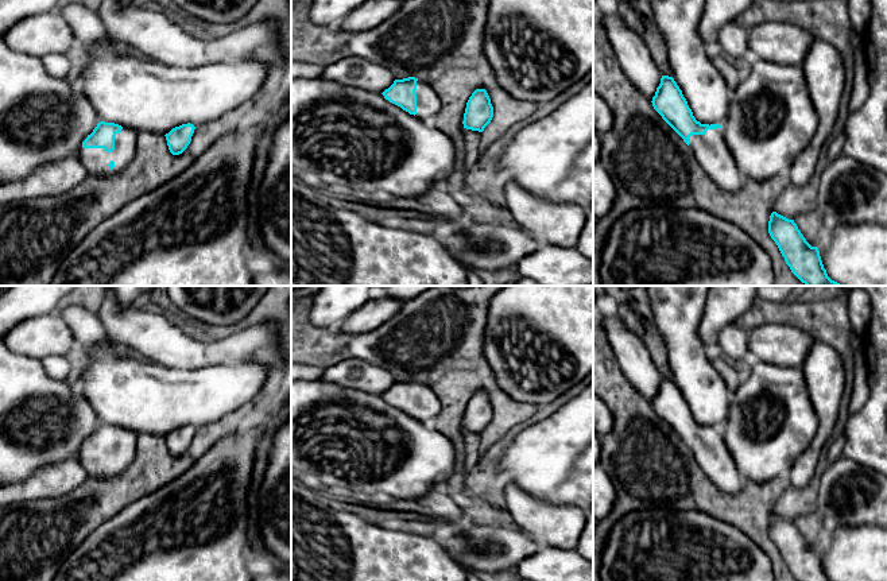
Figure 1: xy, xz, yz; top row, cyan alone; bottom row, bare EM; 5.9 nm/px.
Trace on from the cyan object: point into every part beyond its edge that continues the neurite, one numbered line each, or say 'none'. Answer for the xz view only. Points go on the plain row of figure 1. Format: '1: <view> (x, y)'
1: xz (427, 406)

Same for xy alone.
1: xy (96, 463)

